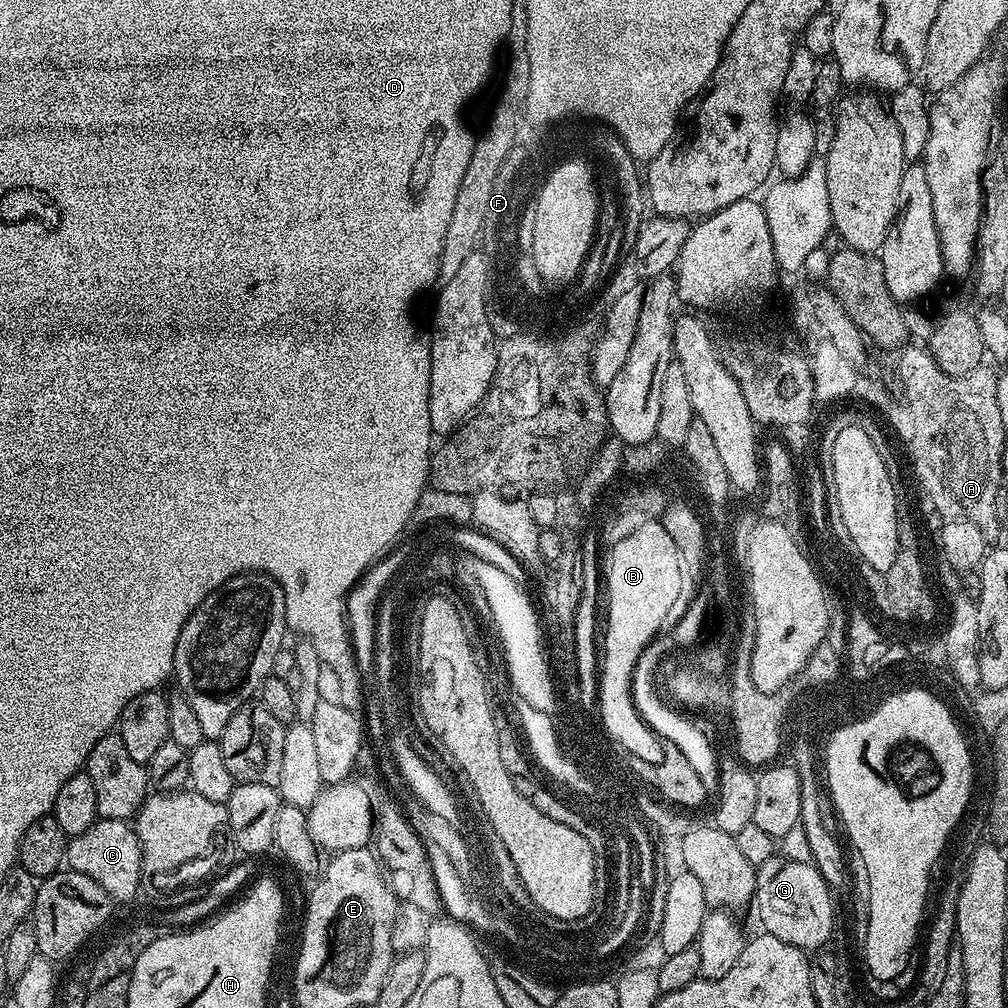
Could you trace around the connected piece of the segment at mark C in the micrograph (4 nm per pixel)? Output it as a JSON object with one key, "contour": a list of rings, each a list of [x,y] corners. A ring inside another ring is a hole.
{"contour":[[[102,820],[82,834],[67,841],[66,864],[69,869],[81,872],[98,882],[106,894],[117,902],[128,902],[141,891],[142,846],[136,837],[135,827],[126,820]]]}

